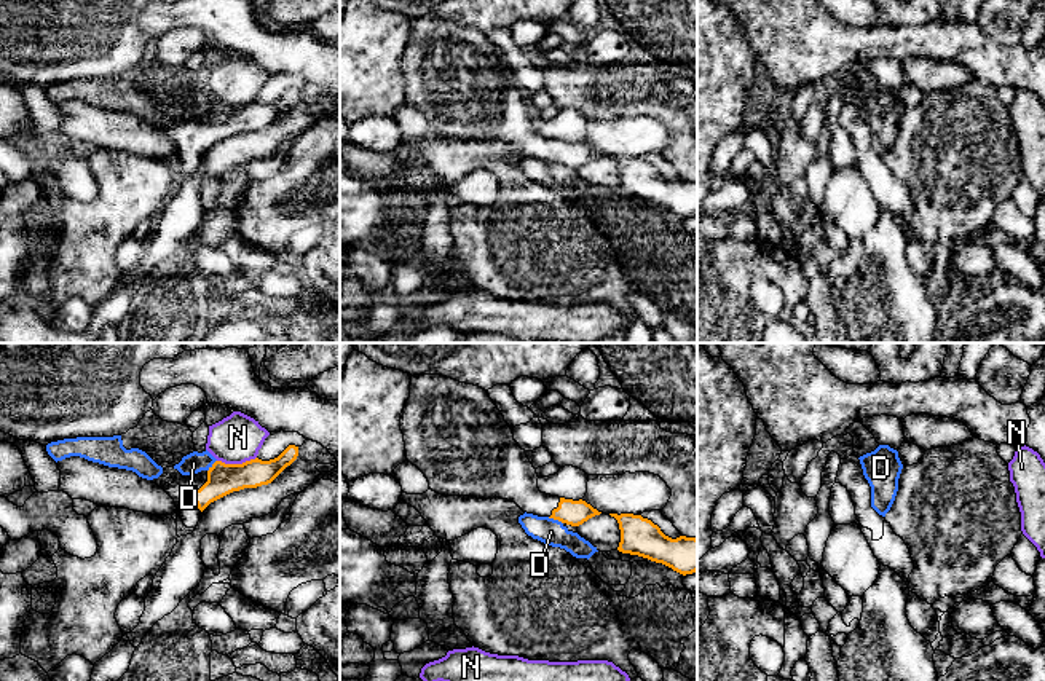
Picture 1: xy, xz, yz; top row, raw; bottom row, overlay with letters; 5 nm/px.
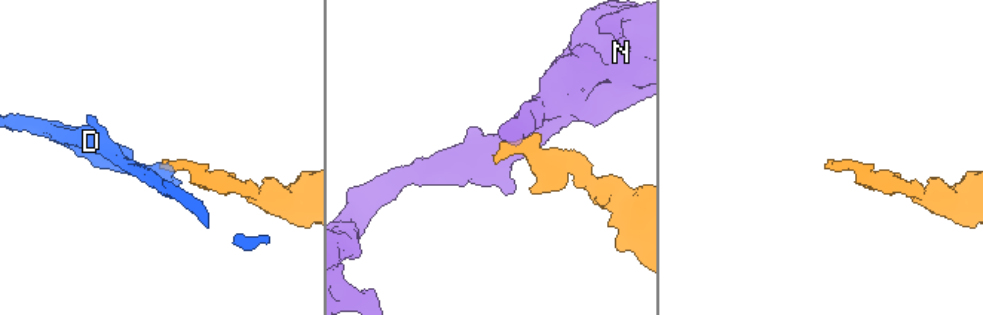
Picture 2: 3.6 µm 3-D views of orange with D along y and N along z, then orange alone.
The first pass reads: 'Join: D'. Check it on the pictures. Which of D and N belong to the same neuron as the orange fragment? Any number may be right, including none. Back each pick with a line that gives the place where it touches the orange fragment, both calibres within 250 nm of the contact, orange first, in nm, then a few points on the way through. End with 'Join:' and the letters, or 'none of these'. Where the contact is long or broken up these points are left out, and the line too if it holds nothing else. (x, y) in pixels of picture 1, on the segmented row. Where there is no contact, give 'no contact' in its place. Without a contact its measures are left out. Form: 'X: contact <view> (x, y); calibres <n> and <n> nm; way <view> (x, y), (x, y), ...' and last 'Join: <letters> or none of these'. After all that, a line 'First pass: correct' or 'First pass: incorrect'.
Join: none of these
First pass: incorrect

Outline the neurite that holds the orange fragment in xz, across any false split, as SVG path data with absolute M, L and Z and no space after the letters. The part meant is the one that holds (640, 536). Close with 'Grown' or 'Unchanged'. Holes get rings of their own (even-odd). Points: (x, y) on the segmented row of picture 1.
M609 514L619 523L621 542L617 550L662 563L686 576L697 571L697 539L665 536L657 525L641 515Z. Unchanged

